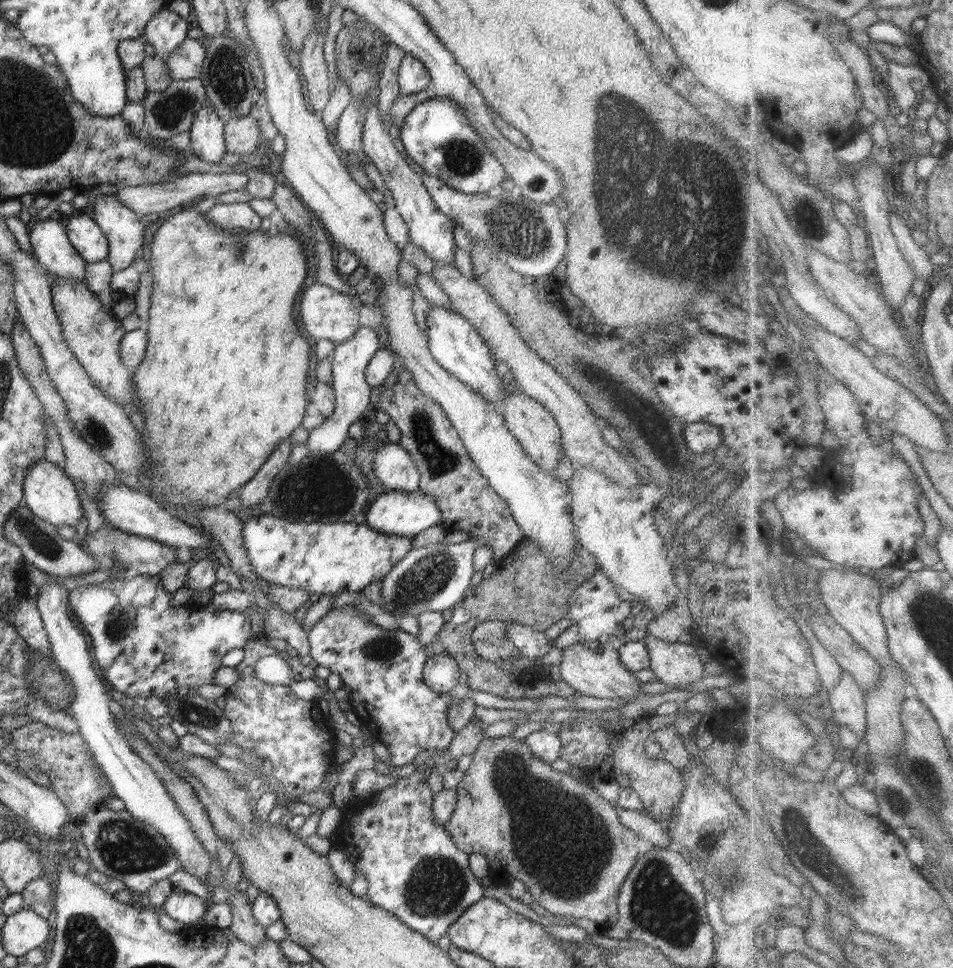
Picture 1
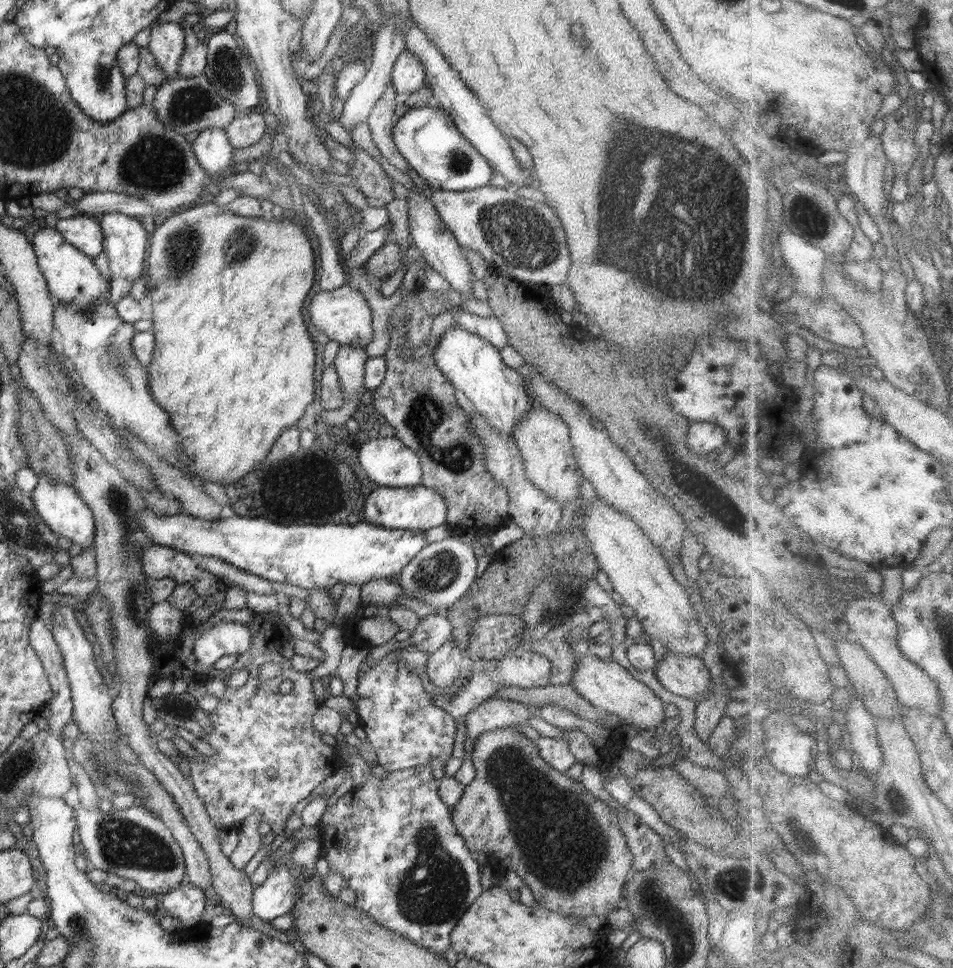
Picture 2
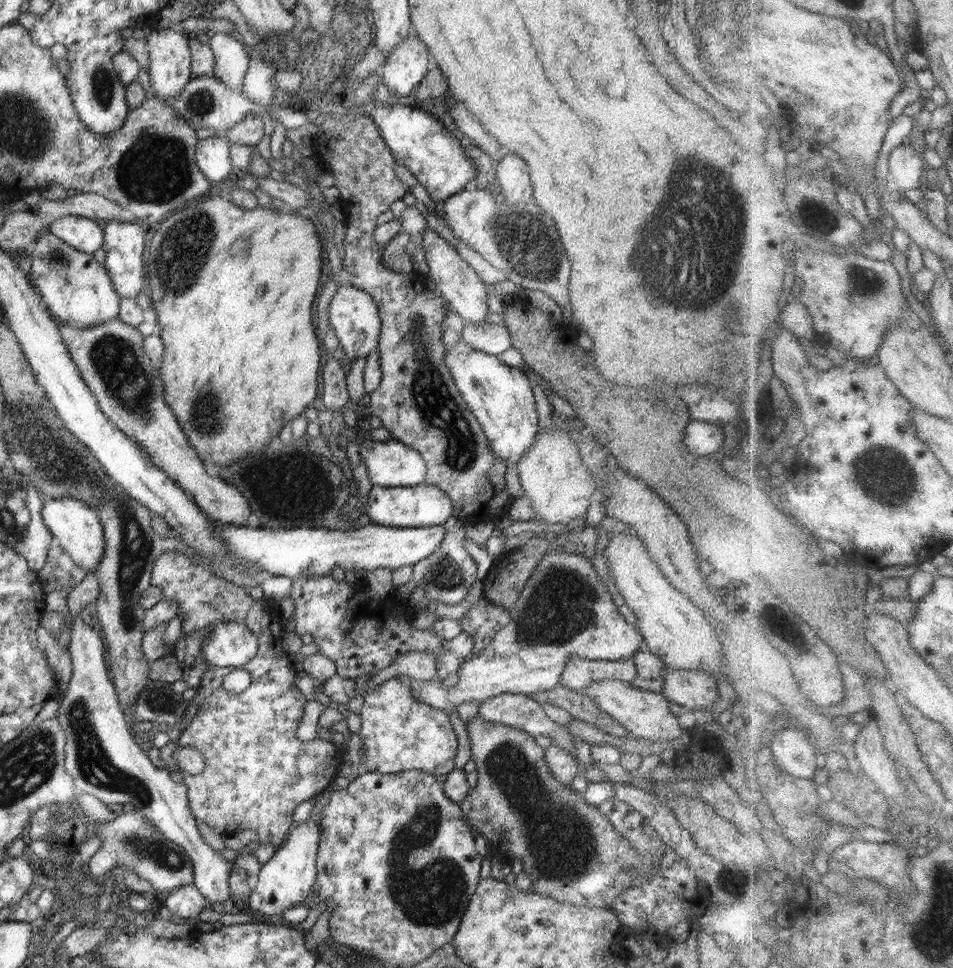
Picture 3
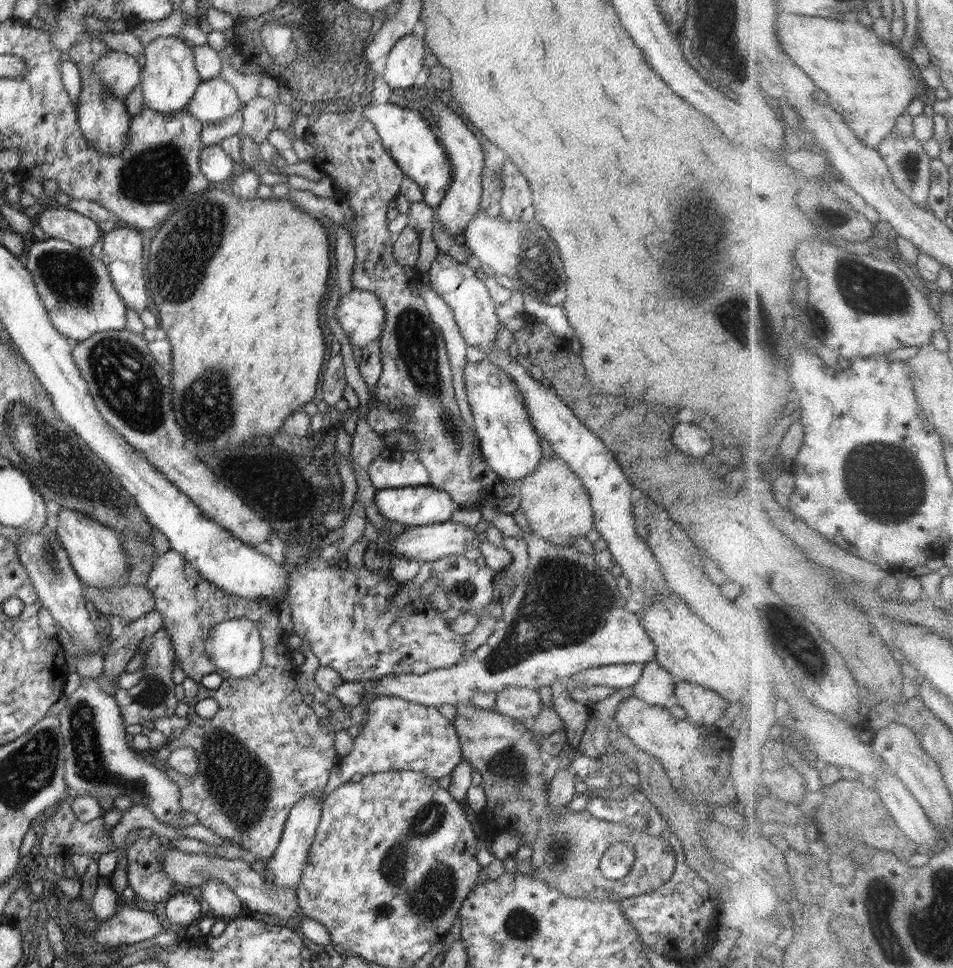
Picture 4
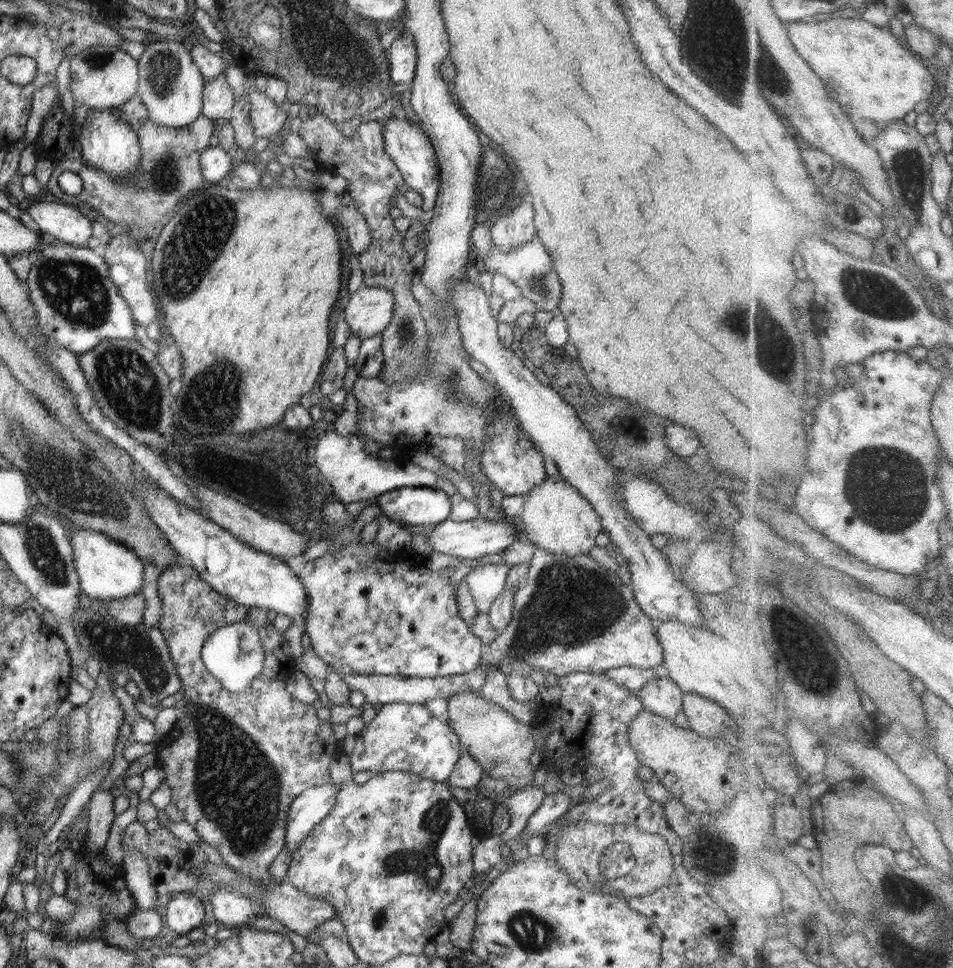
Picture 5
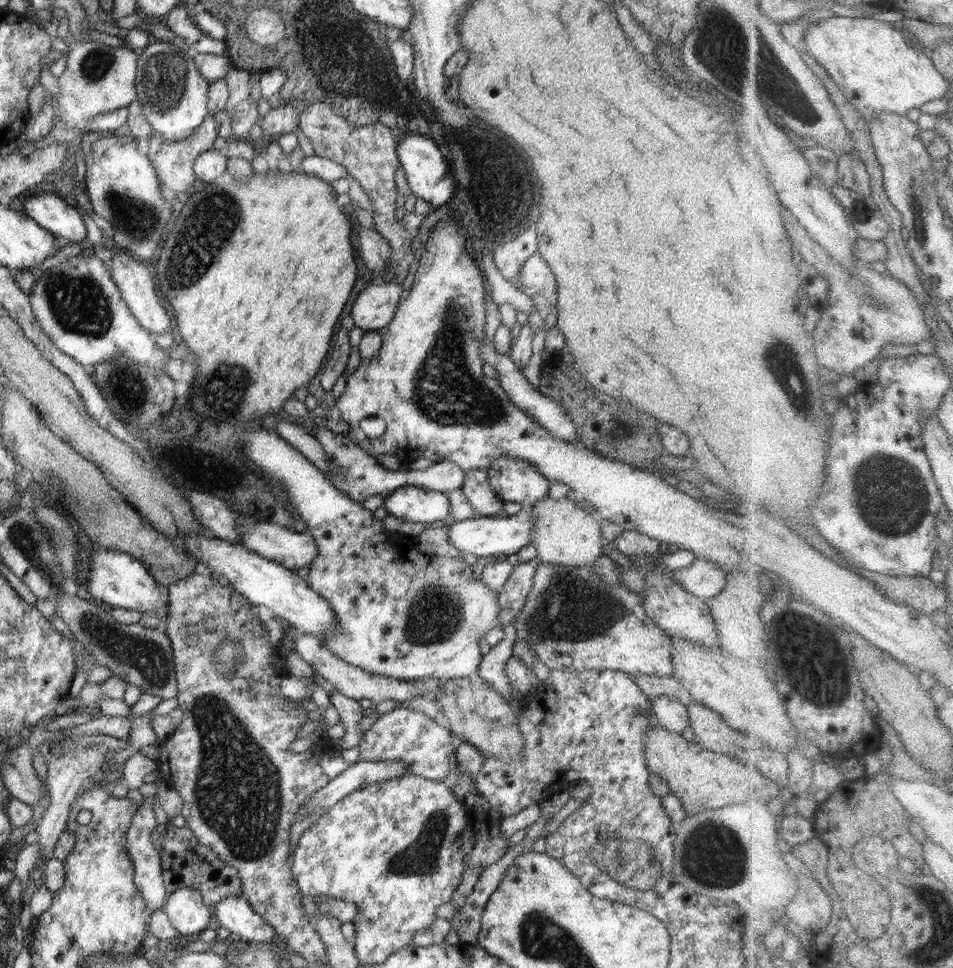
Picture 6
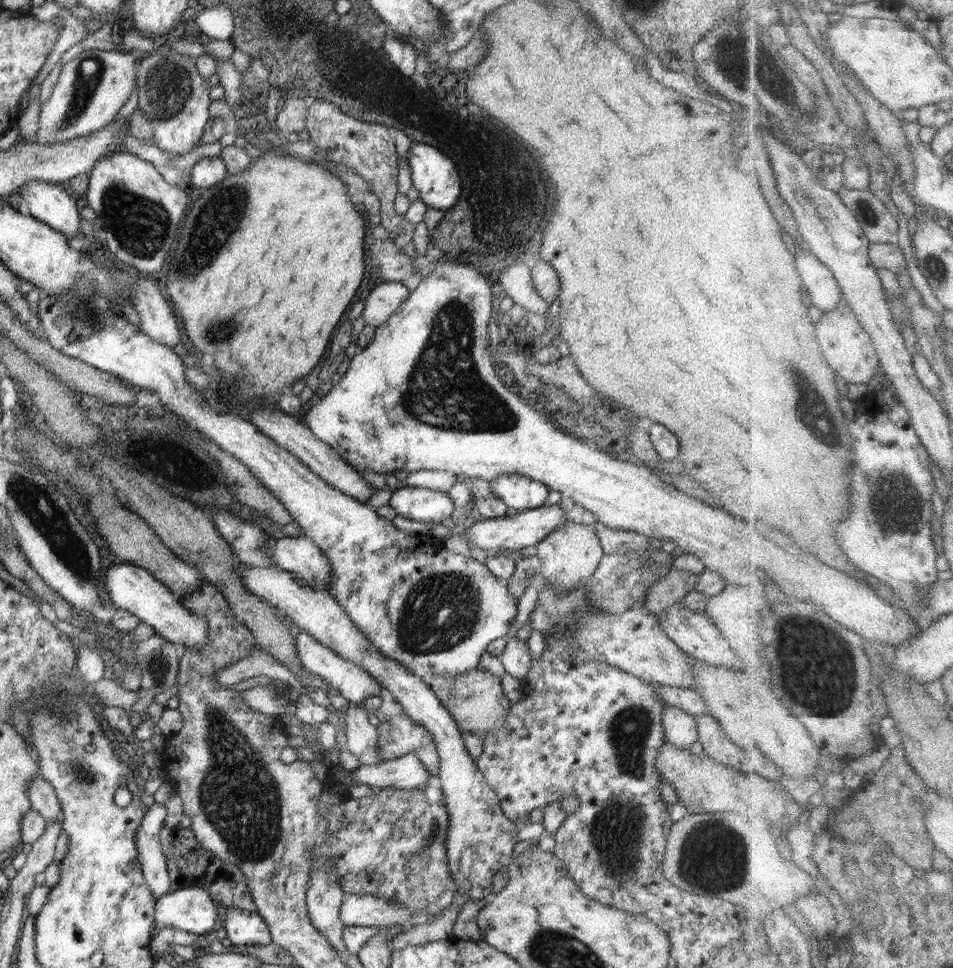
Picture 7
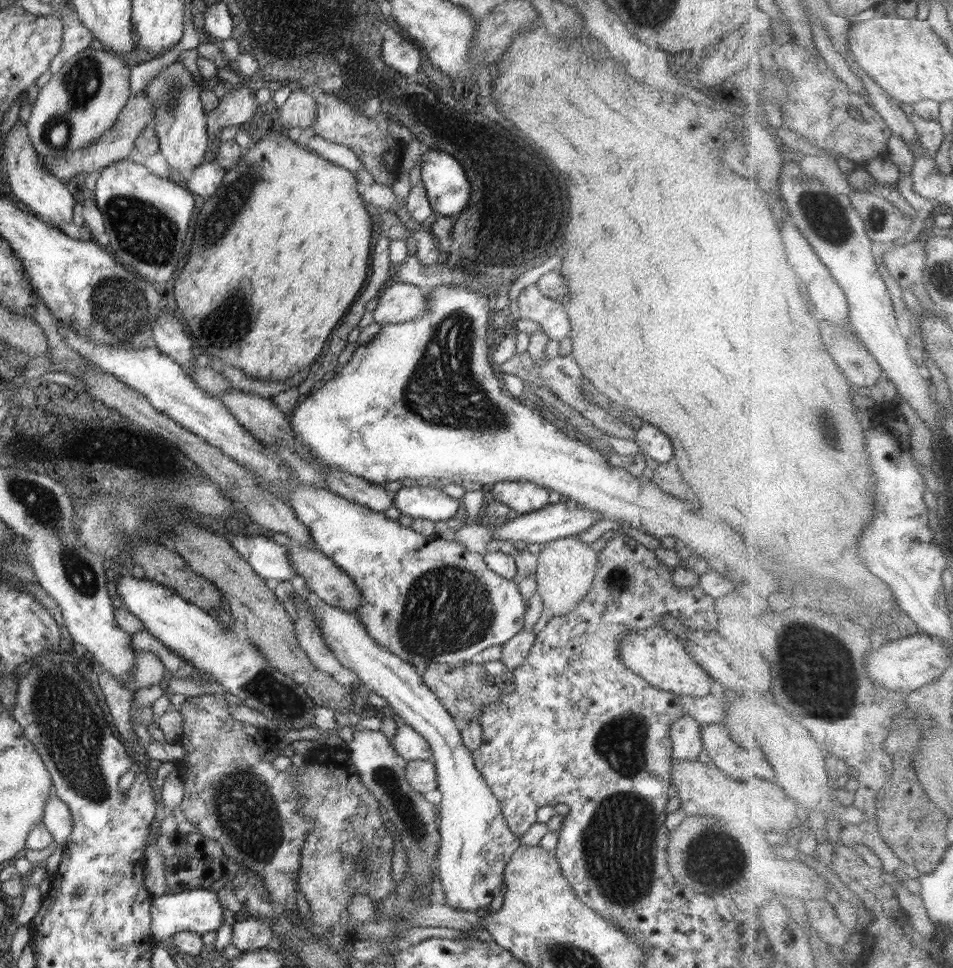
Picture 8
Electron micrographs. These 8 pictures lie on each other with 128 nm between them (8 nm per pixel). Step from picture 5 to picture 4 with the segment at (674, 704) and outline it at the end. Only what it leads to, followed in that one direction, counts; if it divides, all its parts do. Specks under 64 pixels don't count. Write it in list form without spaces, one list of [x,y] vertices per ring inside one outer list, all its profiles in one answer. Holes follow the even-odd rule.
[[[652,660],[643,666],[642,676],[638,679],[638,683],[631,688],[630,696],[636,696],[644,704],[666,709],[666,704],[670,696],[674,696],[675,690],[674,678]]]

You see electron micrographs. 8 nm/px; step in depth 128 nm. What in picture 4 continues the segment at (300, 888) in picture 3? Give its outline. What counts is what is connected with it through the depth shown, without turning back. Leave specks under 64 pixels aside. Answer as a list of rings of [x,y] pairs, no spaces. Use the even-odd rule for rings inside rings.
[[[308,795],[308,797],[300,799],[290,810],[280,844],[267,860],[264,878],[268,884],[279,886],[279,888],[291,888],[292,890],[297,888],[305,869],[310,847],[317,833],[322,802],[324,801],[320,799],[320,795]]]

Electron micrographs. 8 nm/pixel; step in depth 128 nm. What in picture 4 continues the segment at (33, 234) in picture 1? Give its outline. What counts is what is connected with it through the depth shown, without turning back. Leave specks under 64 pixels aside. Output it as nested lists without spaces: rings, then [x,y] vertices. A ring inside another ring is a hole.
[[[50,238],[34,242],[27,252],[26,268],[33,276],[36,290],[56,331],[74,344],[86,340],[96,332],[116,332],[126,329],[127,306],[114,288],[107,266],[100,258],[94,257],[90,249],[80,249],[64,240]]]

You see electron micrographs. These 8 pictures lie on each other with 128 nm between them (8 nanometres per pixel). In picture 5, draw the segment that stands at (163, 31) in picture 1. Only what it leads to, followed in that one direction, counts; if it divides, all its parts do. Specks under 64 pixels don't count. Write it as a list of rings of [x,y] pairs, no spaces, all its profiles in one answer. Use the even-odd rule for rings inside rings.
[[[172,39],[148,43],[137,61],[139,68],[137,95],[146,107],[149,118],[157,125],[161,127],[186,126],[201,115],[206,80],[183,43]]]

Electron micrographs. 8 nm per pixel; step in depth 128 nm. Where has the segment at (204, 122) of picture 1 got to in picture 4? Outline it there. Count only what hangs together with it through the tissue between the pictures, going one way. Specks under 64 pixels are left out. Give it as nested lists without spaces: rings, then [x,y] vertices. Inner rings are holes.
[[[221,145],[205,146],[199,154],[199,167],[208,181],[225,182],[232,176],[235,161]]]

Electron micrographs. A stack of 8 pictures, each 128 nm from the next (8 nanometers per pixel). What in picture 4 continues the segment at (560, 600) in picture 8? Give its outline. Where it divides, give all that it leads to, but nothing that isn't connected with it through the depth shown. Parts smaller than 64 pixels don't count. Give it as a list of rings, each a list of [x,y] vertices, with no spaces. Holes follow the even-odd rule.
[[[556,455],[543,456],[532,476],[526,476],[518,486],[520,510],[526,515],[534,534],[556,546],[570,547],[574,538],[586,536],[593,526],[591,498],[584,483]]]

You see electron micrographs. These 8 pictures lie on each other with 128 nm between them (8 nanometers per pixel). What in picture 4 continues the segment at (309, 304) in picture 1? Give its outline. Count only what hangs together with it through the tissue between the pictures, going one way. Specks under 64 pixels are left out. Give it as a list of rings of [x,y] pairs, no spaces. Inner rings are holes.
[[[353,288],[340,297],[335,309],[338,324],[353,346],[362,349],[381,337],[386,312],[373,292]]]

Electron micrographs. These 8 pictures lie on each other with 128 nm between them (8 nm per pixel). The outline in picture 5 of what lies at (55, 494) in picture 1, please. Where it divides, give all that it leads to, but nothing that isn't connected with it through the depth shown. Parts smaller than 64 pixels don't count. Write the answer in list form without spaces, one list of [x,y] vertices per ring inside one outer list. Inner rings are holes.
[[[79,527],[68,533],[73,548],[73,565],[85,600],[98,599],[108,602],[141,592],[144,563],[132,549],[104,533],[90,529]]]

